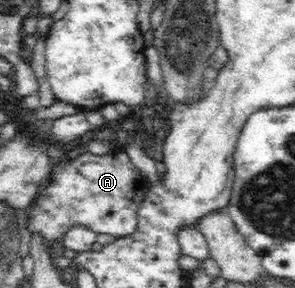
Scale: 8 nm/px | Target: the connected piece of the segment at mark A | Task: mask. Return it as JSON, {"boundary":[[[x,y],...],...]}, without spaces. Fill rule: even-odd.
{"boundary":[[[122,149],[106,155],[82,153],[74,159],[54,162],[50,183],[45,189],[38,189],[27,227],[30,233],[42,232],[48,247],[54,254],[59,250],[64,232],[71,226],[83,225],[98,233],[107,233],[117,238],[136,233],[138,209],[146,197],[147,184],[140,170]]]}

